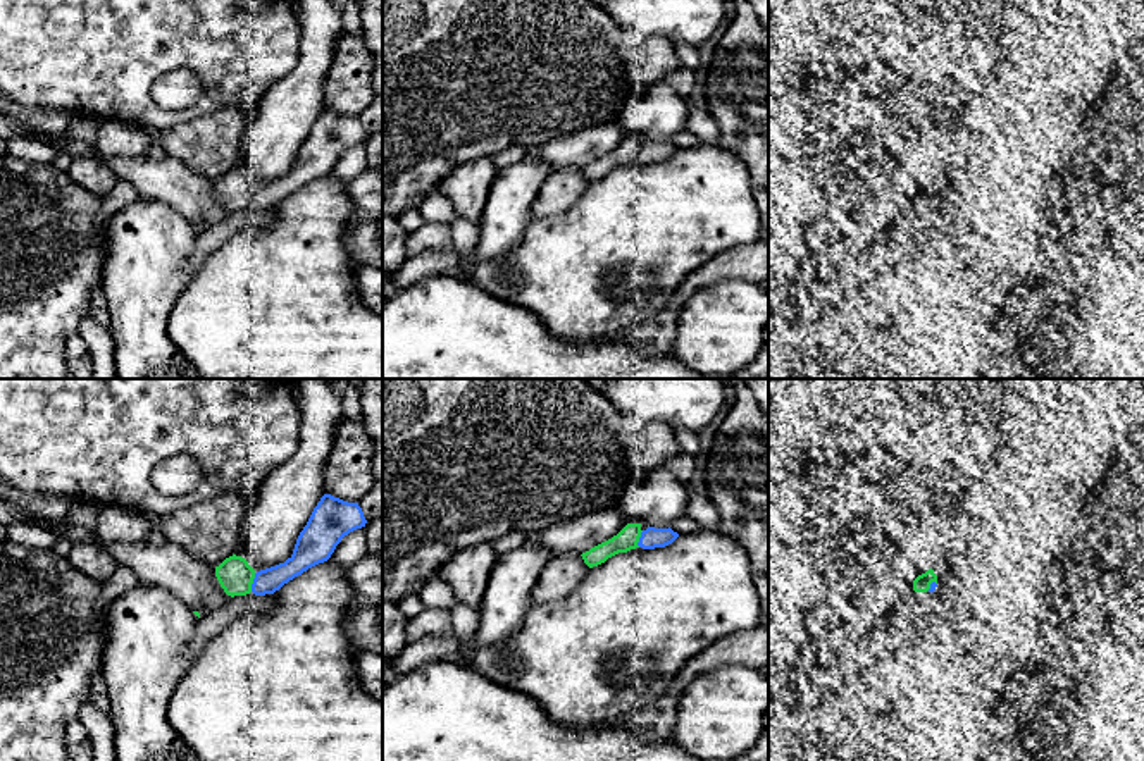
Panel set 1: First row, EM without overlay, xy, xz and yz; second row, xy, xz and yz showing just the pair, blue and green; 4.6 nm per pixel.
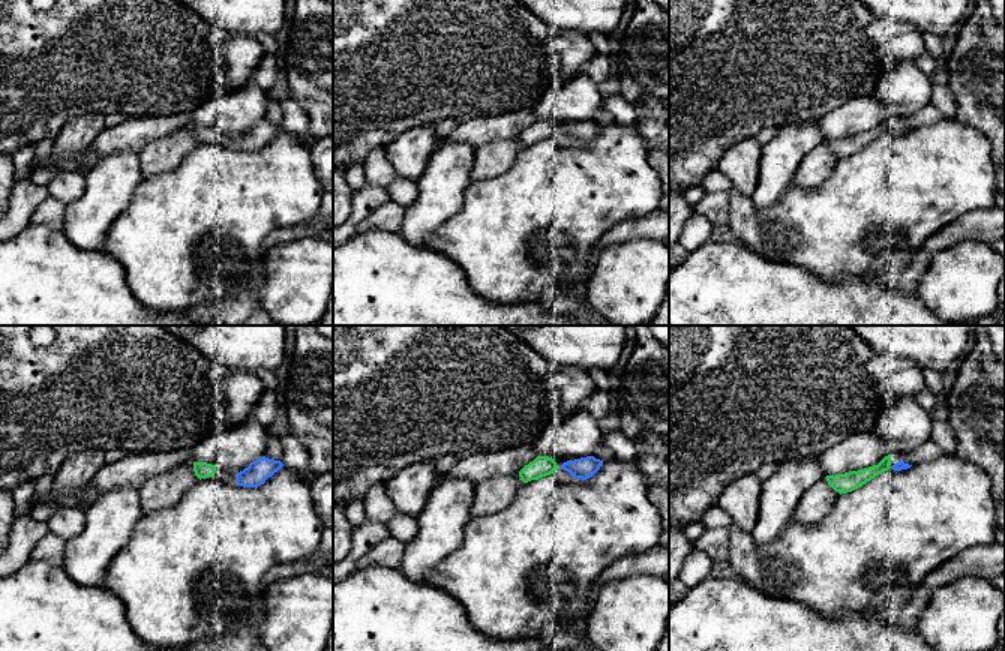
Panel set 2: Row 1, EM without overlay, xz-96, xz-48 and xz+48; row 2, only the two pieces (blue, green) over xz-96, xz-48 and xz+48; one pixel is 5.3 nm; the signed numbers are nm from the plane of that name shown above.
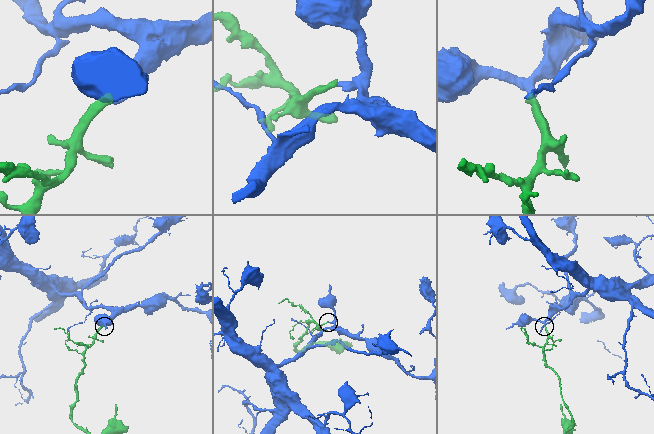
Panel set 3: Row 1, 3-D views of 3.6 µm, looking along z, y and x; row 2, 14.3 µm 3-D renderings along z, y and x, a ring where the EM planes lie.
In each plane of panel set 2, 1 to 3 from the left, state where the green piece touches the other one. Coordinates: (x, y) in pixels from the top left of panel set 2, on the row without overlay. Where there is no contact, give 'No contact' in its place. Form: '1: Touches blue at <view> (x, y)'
1: No contact
2: No contact
3: No contact

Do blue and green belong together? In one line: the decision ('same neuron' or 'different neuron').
same neuron

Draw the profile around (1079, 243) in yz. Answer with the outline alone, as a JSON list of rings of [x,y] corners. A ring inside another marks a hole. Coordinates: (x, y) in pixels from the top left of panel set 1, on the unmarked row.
[[[1106,196],[1096,198],[1085,217],[1060,243],[1058,263],[1075,275],[1087,265],[1094,250],[1108,243],[1108,232],[1104,229],[1106,207]]]

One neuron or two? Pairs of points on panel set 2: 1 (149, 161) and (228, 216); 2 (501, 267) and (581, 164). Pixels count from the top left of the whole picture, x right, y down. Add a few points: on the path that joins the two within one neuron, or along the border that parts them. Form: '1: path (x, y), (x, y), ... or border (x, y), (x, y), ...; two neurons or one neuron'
1: border (192, 150), (174, 168), (143, 179); two neurons
2: path (516, 242), (569, 189); one neuron

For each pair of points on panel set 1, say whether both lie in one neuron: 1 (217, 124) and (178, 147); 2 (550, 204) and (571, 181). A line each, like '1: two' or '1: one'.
1: one
2: one

